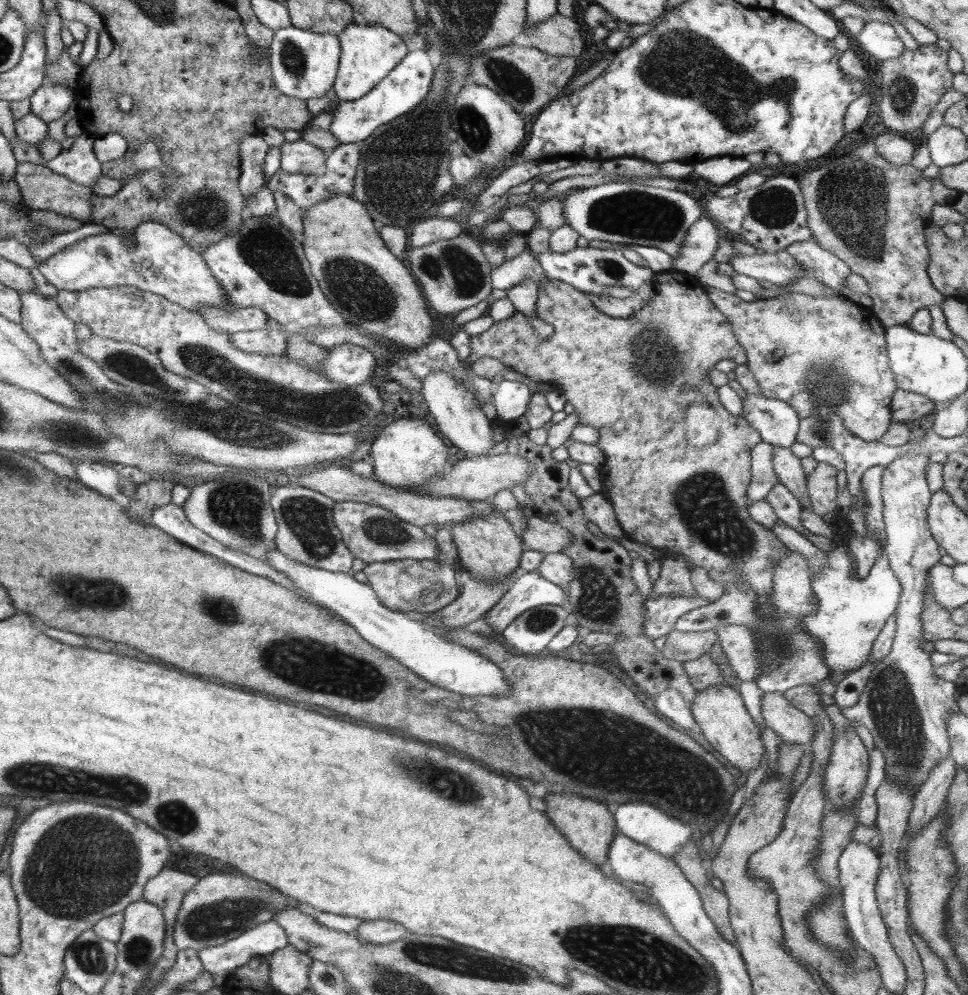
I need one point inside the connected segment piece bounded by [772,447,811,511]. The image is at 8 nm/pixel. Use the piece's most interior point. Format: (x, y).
(788, 468)

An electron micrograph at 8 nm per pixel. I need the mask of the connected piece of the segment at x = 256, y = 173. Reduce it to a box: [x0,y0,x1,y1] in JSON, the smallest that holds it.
[239,135,269,196]

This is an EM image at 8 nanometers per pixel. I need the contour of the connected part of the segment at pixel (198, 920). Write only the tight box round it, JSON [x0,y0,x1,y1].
[173,872,289,952]

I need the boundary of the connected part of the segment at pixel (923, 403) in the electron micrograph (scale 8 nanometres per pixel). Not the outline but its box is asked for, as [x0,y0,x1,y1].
[890,389,930,422]

